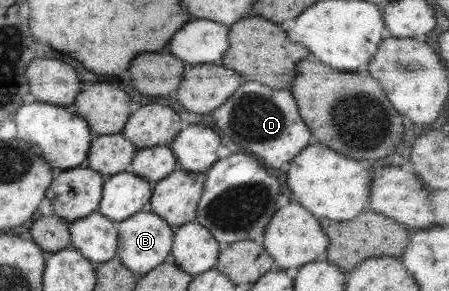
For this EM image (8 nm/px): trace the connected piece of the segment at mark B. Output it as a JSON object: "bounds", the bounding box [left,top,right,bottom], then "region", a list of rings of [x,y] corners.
{"bounds":[115,211,173,275],"region":[[[153,211],[135,212],[134,215],[128,216],[125,220],[115,223],[115,227],[117,232],[116,258],[134,275],[144,275],[158,264],[163,263],[163,260],[169,256],[173,228]]]}

